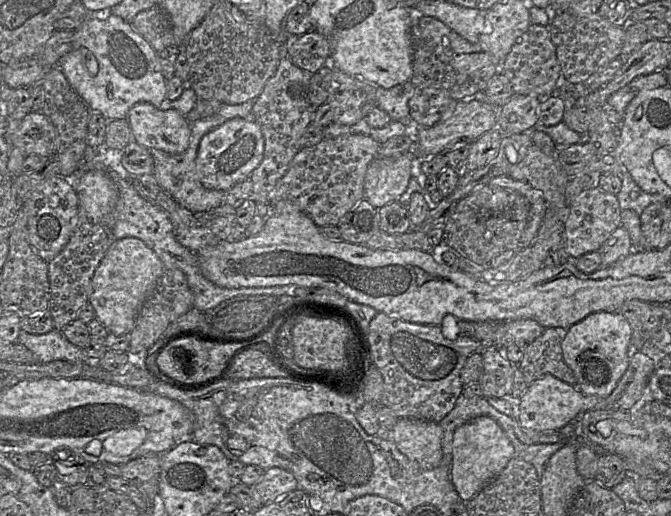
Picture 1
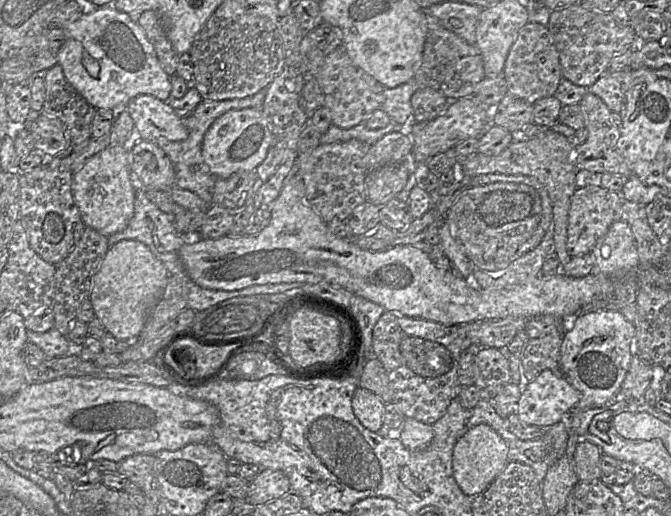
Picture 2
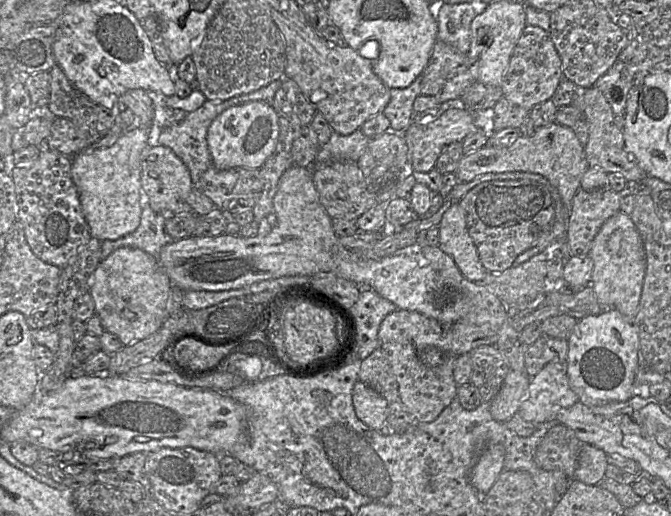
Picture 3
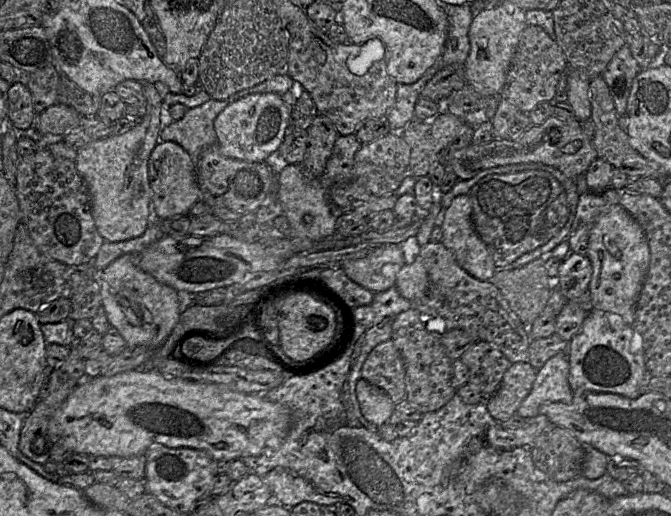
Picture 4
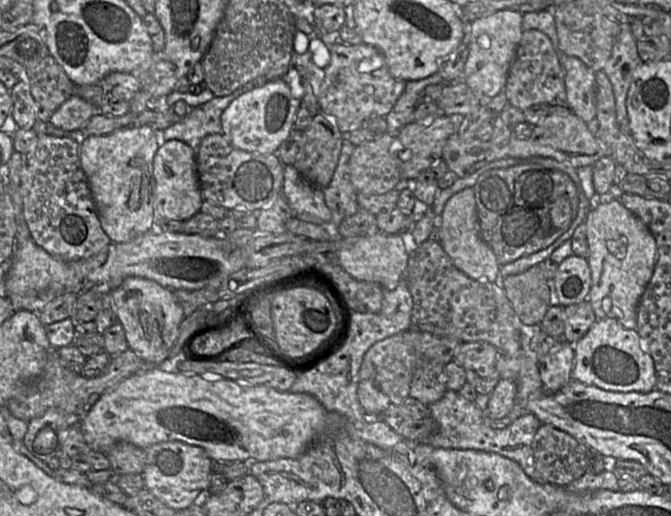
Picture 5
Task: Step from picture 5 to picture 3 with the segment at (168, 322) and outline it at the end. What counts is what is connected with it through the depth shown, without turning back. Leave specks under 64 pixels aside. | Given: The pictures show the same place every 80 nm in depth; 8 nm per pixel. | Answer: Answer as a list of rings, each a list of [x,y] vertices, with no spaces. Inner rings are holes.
[[[121,247],[98,265],[90,292],[108,331],[130,346],[156,333],[167,320],[172,287],[156,258],[138,248]]]

